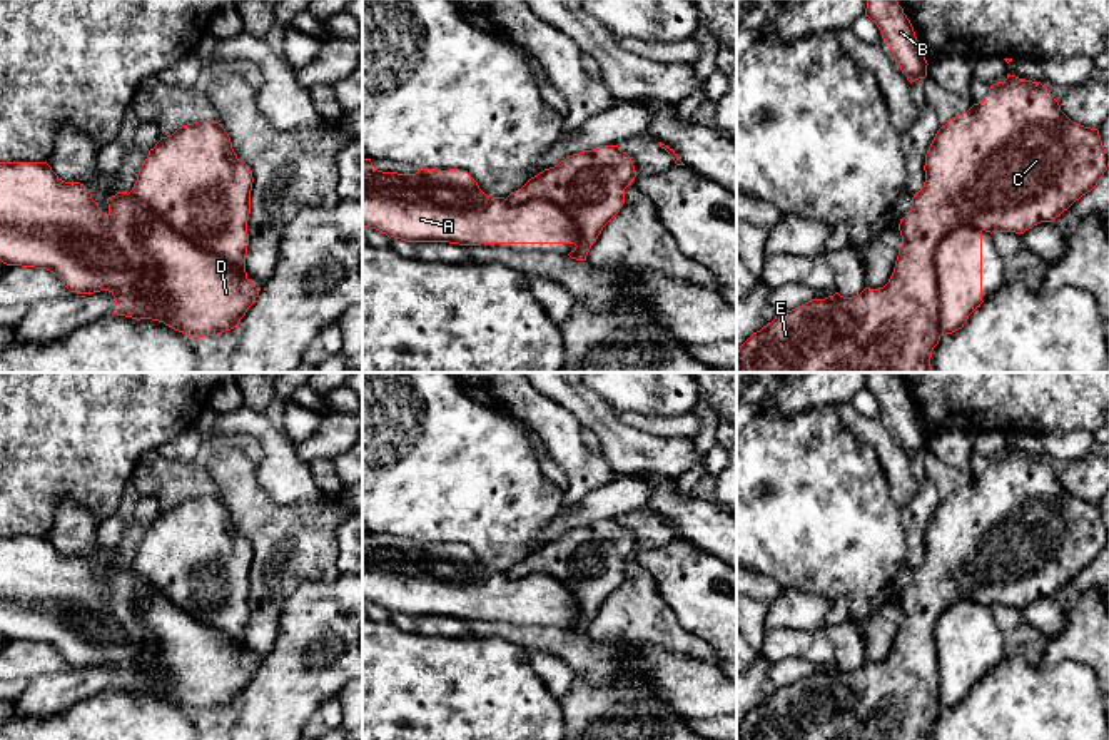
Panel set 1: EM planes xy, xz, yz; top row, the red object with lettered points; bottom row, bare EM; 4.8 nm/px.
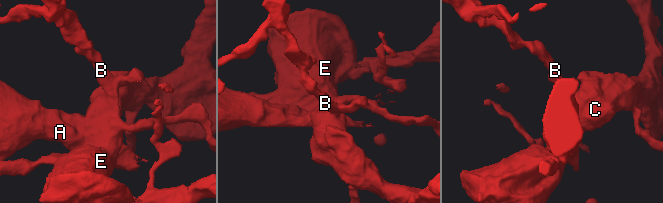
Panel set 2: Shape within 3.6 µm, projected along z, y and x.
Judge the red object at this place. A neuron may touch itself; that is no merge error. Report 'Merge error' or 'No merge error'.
Merge error

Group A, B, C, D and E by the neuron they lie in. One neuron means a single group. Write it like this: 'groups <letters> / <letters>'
groups A D / B C E

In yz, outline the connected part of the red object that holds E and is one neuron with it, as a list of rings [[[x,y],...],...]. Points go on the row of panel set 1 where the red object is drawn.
[[[1009,75],[990,85],[982,102],[942,125],[925,154],[925,182],[914,194],[909,214],[900,219],[902,246],[894,272],[884,287],[865,287],[853,297],[838,292],[812,299],[777,314],[737,351],[737,373],[930,373],[930,357],[940,341],[939,279],[935,249],[959,226],[985,232],[1024,234],[1041,222],[1054,222],[1076,200],[1091,192],[1109,167],[1099,130],[1072,122],[1041,82]]]

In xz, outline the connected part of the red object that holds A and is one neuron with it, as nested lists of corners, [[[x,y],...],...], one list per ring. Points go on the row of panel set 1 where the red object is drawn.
[[[362,159],[362,227],[406,242],[481,244],[576,244],[575,220],[556,204],[538,199],[511,205],[504,197],[486,195],[459,169],[419,169],[416,174],[377,170]]]

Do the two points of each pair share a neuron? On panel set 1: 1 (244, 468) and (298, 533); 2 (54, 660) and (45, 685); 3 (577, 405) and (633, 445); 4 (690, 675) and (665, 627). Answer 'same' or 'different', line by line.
1: same
2: different
3: same
4: different

